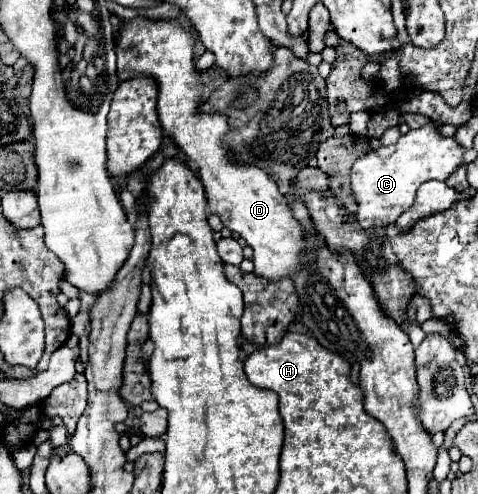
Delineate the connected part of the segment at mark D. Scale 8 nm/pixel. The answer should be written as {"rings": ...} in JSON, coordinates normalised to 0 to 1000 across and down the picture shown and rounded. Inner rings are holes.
{"rings":[[[280,34],[255,43],[251,71],[243,75],[243,111],[247,111],[247,160],[268,164],[289,152],[318,156],[331,176],[331,241],[339,253],[343,273],[368,289],[368,298],[385,310],[385,318],[414,338],[418,366],[431,383],[431,407],[435,407],[435,427],[456,435],[464,455],[477,460],[481,468],[498,472],[515,496],[531,504],[531,553],[561,561],[561,565],[582,565],[582,561],[603,561],[611,549],[623,545],[623,532],[632,528],[632,508],[636,508],[636,464],[632,455],[615,443],[603,411],[594,407],[590,391],[582,387],[577,370],[536,334],[515,334],[498,330],[490,314],[477,306],[477,294],[469,289],[469,277],[477,269],[477,245],[473,233],[448,225],[448,229],[423,229],[418,225],[418,200],[427,188],[427,172],[418,164],[423,148],[410,140],[406,123],[406,71],[385,59],[368,38],[310,38],[310,34]]]}

